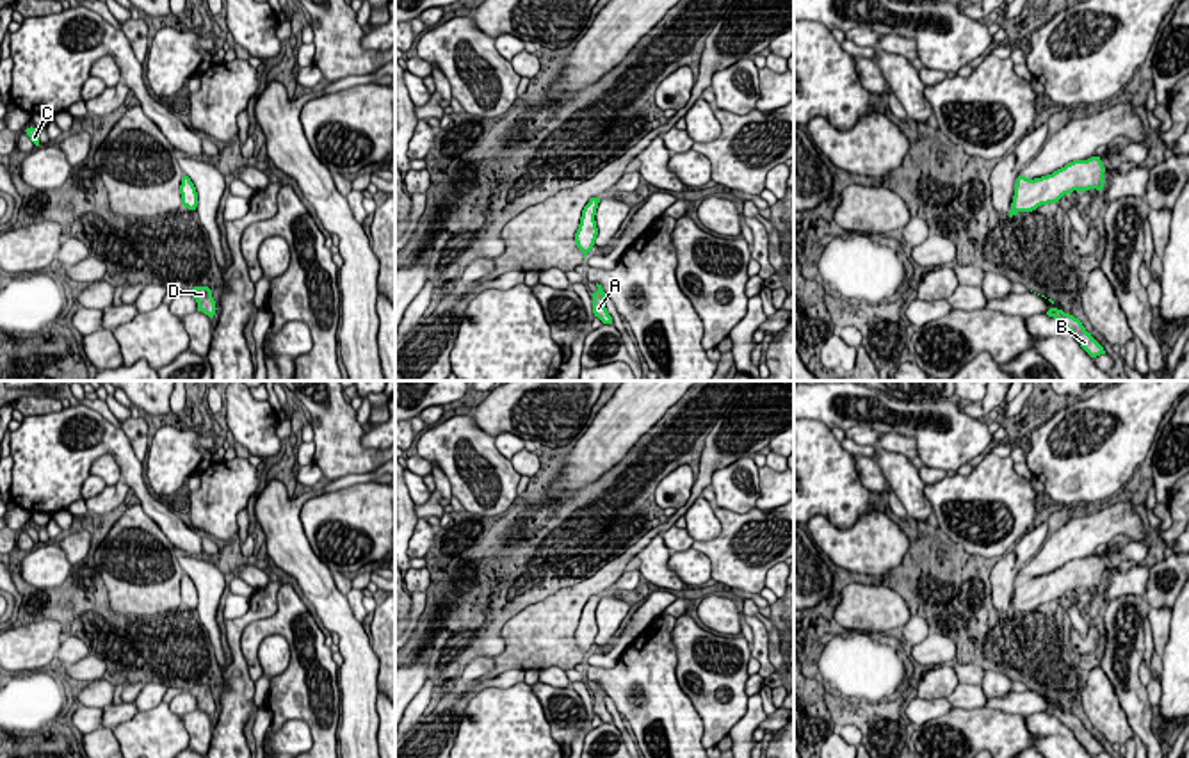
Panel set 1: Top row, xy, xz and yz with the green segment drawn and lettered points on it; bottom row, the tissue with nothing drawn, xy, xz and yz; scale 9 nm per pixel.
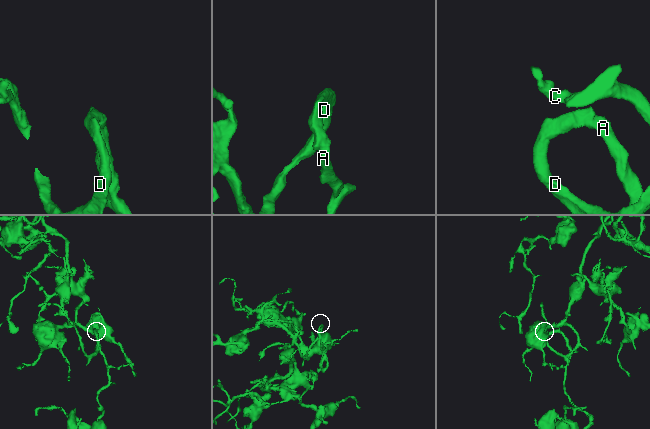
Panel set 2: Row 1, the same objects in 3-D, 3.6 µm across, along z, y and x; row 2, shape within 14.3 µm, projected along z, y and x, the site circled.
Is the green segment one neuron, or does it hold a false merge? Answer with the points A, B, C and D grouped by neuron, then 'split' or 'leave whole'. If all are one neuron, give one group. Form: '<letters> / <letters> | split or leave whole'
A B C D | leave whole

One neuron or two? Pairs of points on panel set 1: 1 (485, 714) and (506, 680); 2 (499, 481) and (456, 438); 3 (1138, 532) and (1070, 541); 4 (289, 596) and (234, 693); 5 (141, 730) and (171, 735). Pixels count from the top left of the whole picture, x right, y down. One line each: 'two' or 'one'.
1: two
2: one
3: one
4: two
5: one

